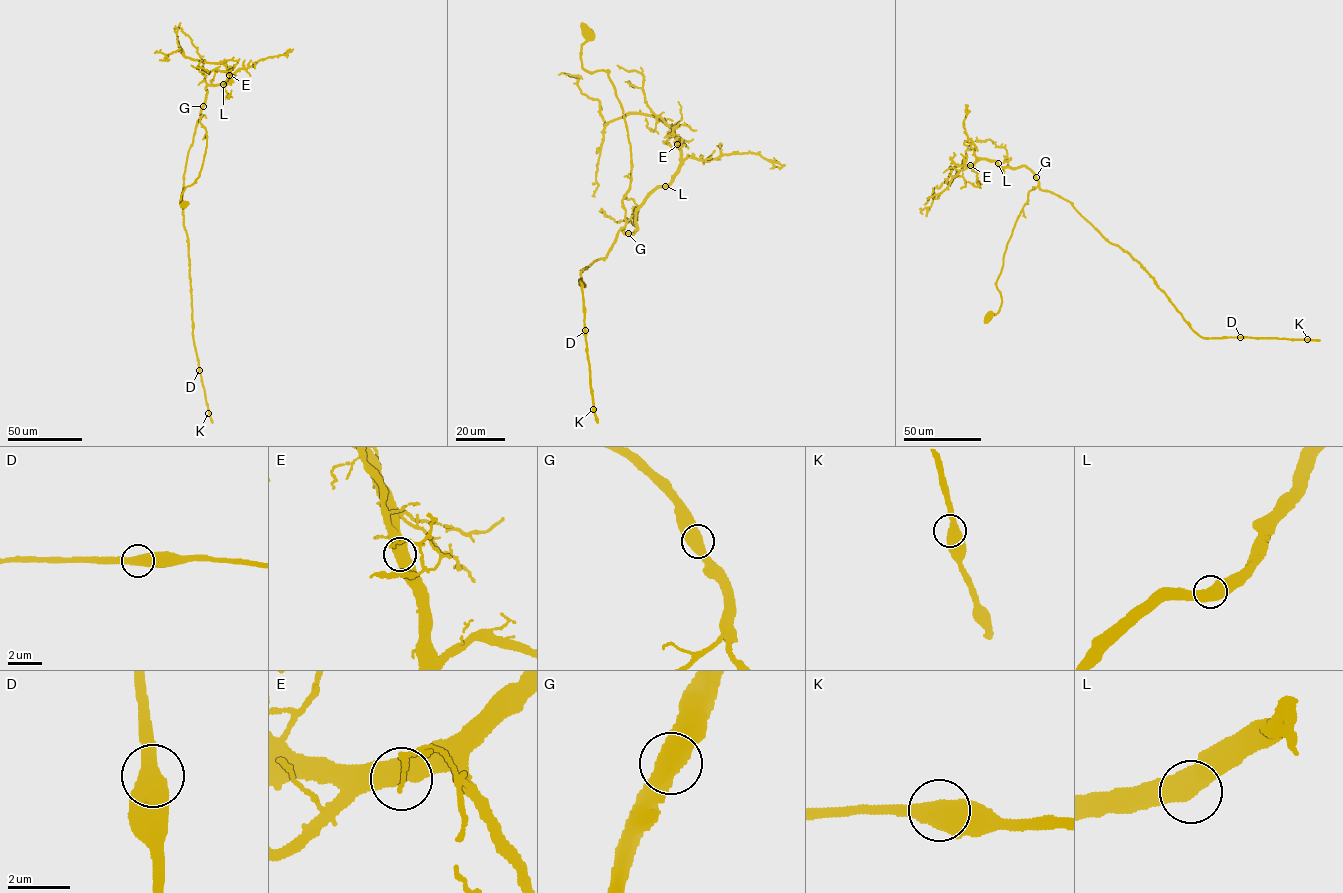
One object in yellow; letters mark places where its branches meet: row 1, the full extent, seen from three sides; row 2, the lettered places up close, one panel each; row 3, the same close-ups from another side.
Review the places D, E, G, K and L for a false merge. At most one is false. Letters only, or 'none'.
none

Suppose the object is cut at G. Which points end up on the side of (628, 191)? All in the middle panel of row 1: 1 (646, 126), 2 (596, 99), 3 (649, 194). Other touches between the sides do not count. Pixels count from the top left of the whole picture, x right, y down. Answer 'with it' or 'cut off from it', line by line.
1: cut off from it
2: cut off from it
3: cut off from it

